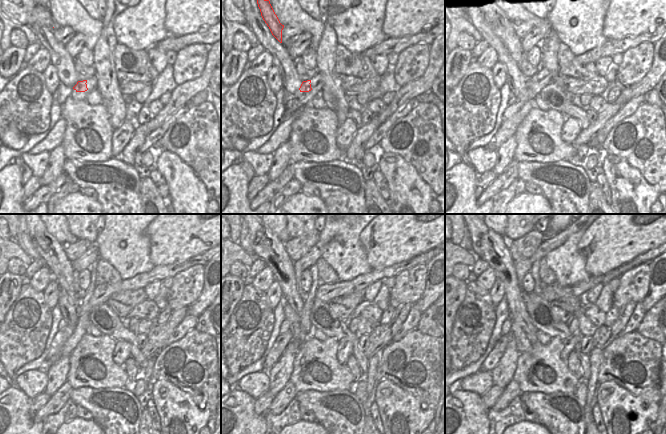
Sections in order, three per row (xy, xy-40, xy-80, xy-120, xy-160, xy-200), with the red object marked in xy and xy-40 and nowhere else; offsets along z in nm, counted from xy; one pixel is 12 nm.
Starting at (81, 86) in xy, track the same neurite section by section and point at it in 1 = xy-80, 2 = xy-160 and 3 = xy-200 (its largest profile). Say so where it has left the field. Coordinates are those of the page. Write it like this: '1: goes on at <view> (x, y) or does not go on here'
1: goes on at xy-80 (529, 86)
2: goes on at xy-160 (267, 246)
3: goes on at xy-200 (488, 245)

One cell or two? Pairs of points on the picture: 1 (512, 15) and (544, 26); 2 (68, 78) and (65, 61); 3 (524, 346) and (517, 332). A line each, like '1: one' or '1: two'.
1: one
2: one
3: one

